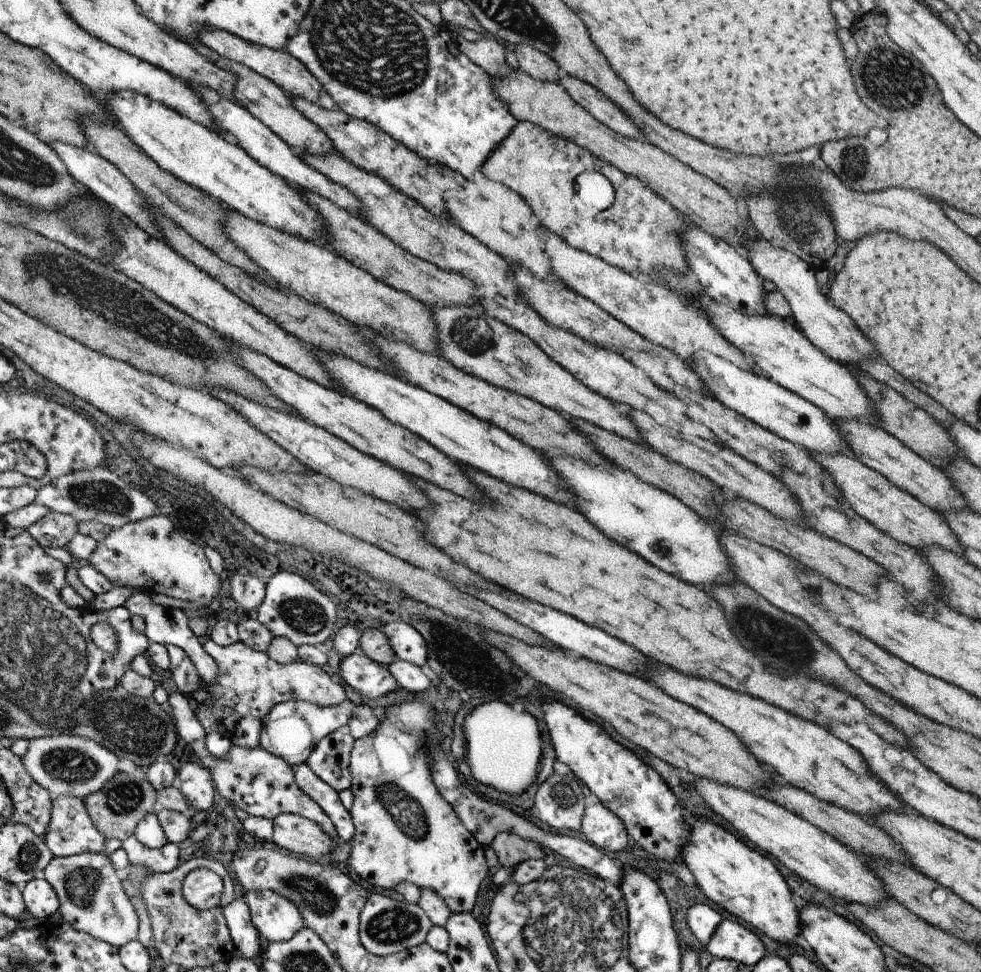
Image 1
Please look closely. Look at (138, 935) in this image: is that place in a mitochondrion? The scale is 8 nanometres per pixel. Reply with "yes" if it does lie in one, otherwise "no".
no

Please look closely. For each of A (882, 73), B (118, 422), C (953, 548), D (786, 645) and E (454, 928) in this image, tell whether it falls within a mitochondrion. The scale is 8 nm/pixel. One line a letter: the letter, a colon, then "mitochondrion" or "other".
A: mitochondrion
B: other
C: other
D: mitochondrion
E: other

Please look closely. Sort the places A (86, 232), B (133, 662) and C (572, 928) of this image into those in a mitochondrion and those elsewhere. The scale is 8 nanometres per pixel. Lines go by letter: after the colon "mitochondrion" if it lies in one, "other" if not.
A: mitochondrion
B: other
C: mitochondrion

